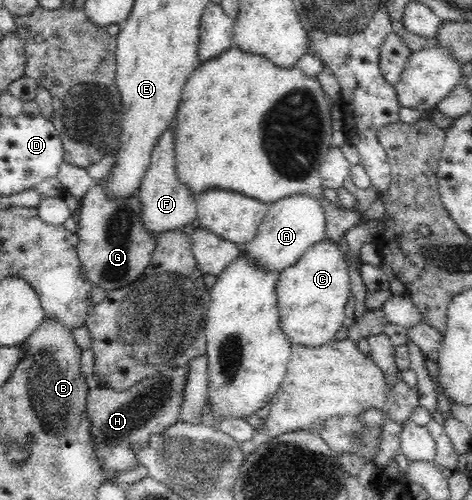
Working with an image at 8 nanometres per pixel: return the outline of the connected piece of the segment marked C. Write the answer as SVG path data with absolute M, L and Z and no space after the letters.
M329 238L314 243L293 265L280 271L277 281L279 314L291 344L321 347L343 330L351 279L344 252Z

